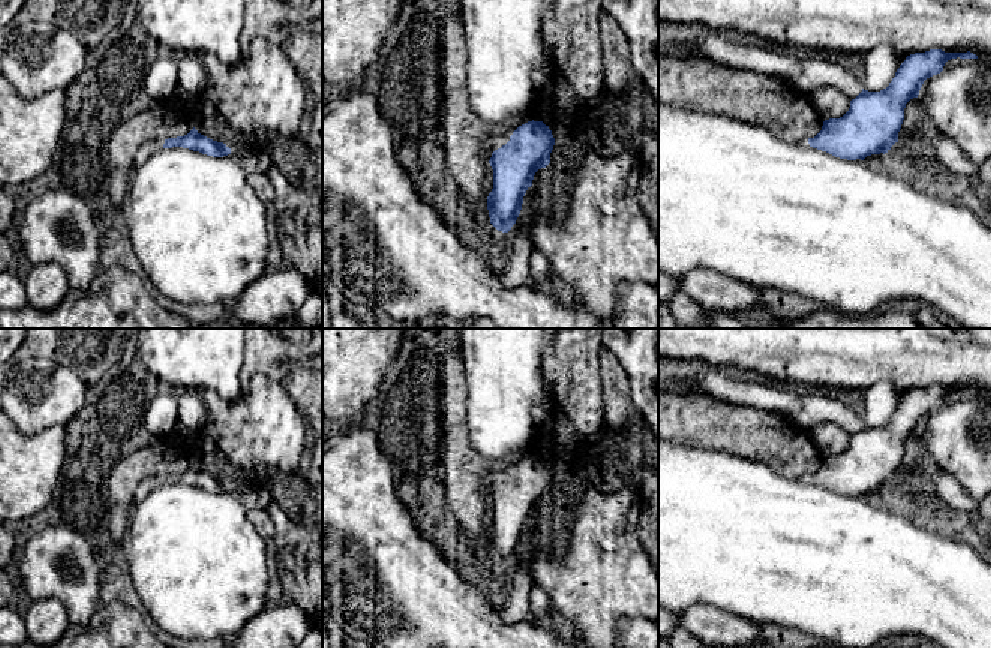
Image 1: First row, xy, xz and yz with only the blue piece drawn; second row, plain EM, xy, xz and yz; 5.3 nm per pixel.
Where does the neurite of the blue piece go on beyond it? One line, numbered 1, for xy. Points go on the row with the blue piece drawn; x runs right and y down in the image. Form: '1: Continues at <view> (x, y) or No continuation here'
1: Continues at xy (147, 149)

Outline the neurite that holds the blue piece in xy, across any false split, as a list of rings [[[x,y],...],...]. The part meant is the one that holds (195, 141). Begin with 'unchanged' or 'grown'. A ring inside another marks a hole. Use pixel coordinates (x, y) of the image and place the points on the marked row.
grown | [[[195,128],[184,136],[157,140],[144,142],[133,160],[133,168],[141,166],[145,160],[148,160],[156,152],[162,148],[183,147],[193,152],[199,152],[213,158],[223,158],[231,154],[231,148],[223,144],[213,141],[204,135],[201,135]]]

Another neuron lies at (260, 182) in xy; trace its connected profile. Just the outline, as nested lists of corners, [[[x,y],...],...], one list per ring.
[[[264,172],[249,174],[247,183],[256,192],[258,198],[265,204],[271,206],[274,201],[274,188]]]

